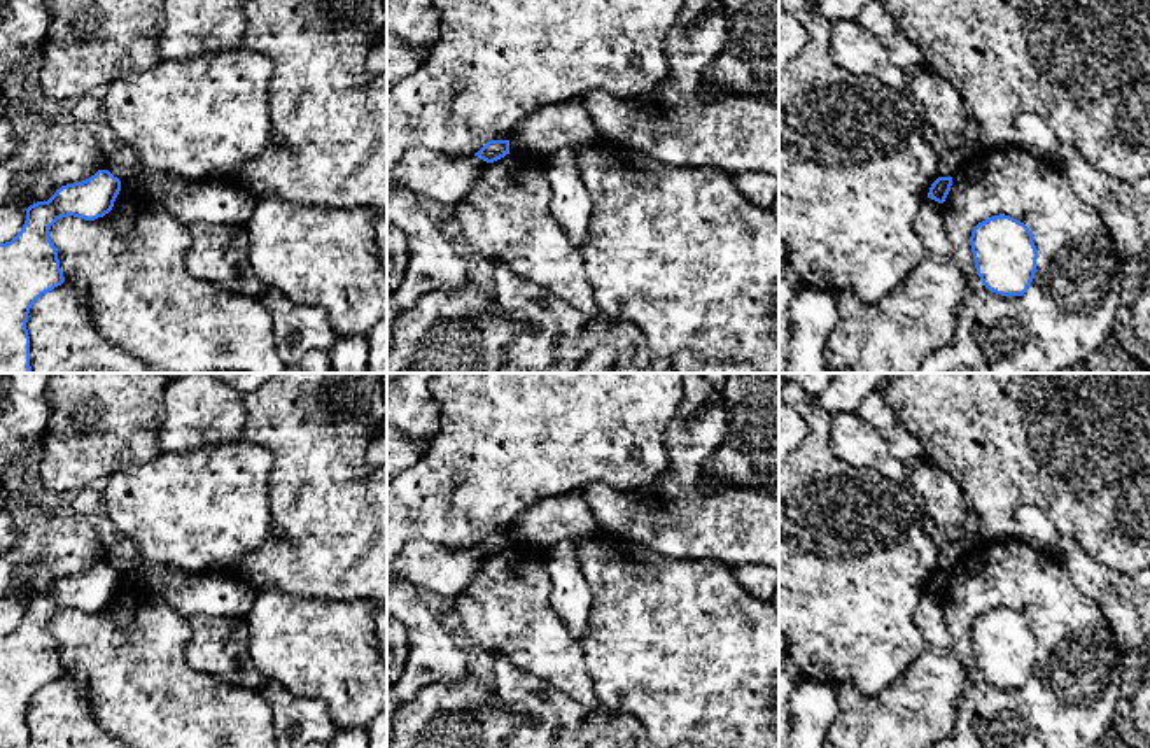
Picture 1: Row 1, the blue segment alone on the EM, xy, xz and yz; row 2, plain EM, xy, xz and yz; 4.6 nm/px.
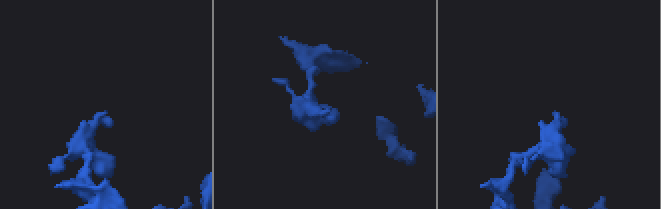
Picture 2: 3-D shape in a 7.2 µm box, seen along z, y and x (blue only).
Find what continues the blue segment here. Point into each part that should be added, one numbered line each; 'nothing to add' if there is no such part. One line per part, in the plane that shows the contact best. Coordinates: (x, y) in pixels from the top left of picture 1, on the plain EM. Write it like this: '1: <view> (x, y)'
nothing to add

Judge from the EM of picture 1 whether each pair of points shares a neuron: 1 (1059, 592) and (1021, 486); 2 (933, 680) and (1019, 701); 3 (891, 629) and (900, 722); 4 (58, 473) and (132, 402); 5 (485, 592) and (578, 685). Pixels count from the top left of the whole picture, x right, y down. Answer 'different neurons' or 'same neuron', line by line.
1: different neurons
2: different neurons
3: different neurons
4: same neuron
5: same neuron

